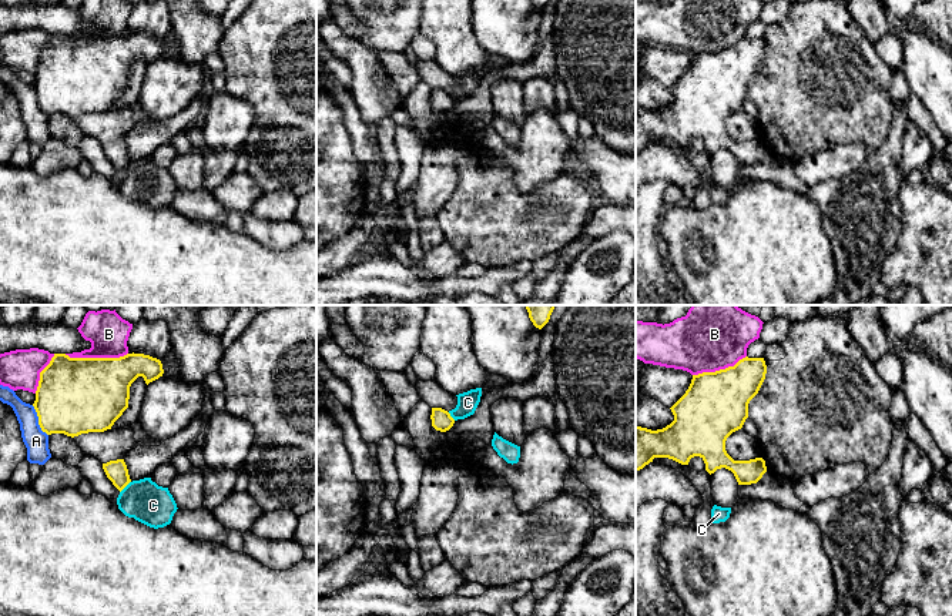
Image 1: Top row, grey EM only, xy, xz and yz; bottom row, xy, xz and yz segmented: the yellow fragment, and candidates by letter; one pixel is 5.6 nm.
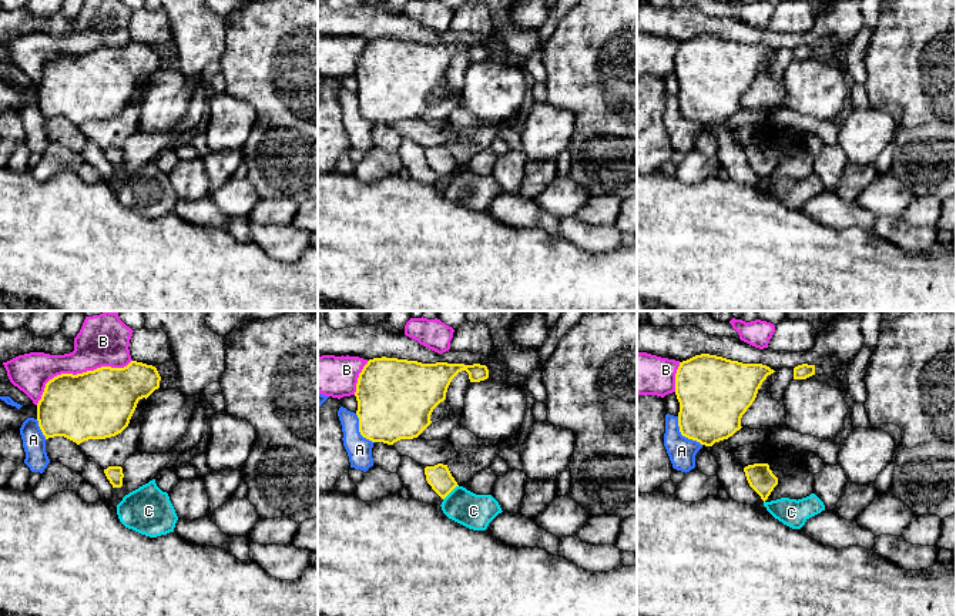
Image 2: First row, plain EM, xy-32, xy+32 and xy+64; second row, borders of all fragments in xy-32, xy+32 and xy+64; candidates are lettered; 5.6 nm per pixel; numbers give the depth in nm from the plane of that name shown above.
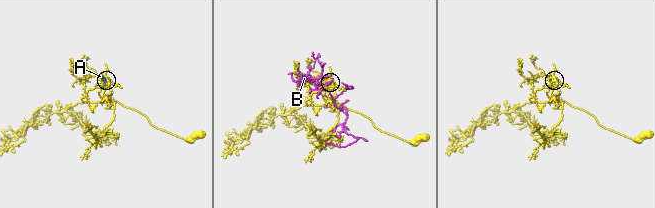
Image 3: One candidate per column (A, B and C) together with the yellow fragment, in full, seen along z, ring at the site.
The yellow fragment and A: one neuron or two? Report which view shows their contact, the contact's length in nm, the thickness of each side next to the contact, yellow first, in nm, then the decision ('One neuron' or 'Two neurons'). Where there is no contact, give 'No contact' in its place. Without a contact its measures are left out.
Touches yellow in xy. Shared border 200 nm. Thickness 440 nm (yellow) against 140 nm. Two neurons

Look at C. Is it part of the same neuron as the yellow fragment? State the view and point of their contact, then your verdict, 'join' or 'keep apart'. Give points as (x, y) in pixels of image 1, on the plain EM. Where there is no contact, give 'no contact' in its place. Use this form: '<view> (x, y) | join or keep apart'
xy (126, 166) | keep apart

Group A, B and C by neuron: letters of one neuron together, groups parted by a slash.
A / B / C

